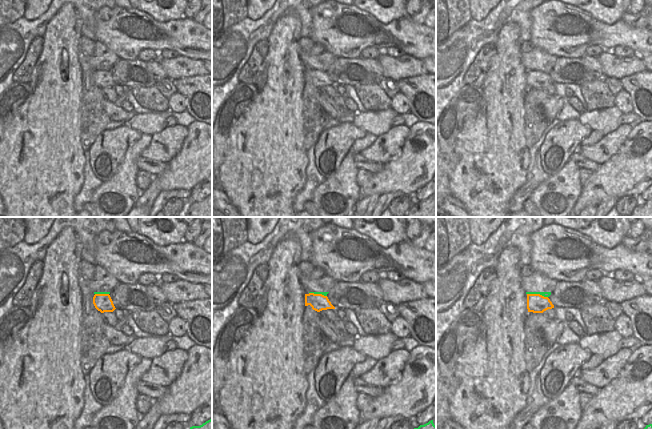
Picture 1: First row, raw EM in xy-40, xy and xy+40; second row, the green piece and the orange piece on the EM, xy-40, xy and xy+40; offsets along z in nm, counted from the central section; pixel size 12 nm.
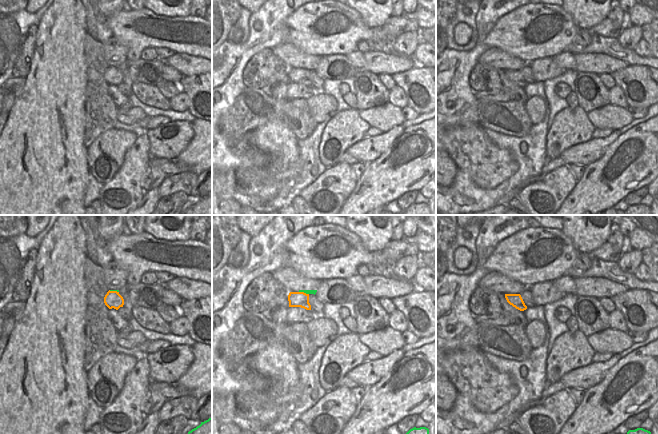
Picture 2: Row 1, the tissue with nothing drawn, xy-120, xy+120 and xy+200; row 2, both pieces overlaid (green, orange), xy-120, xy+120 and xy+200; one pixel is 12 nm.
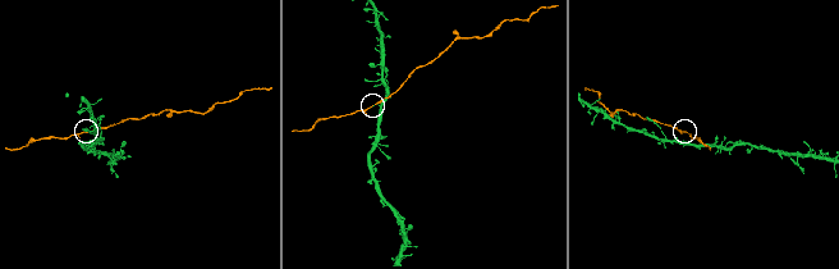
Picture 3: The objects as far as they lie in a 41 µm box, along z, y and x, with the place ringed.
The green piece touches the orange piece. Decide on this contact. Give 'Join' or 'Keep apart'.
Keep apart

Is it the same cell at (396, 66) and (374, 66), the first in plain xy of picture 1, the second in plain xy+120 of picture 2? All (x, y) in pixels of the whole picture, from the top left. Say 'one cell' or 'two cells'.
one cell

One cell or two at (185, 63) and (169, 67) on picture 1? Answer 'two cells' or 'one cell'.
one cell

